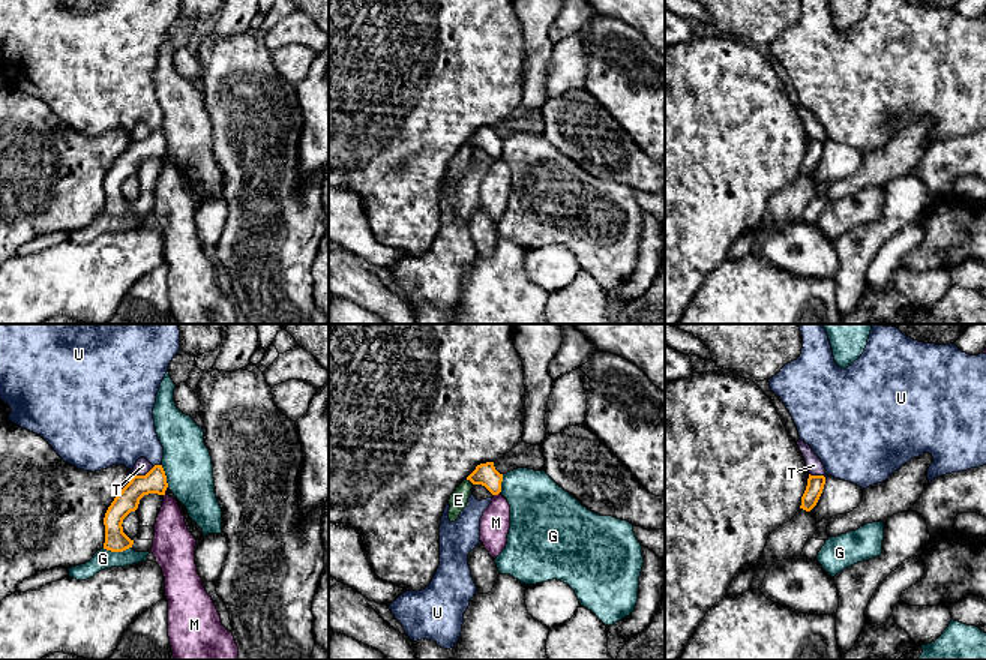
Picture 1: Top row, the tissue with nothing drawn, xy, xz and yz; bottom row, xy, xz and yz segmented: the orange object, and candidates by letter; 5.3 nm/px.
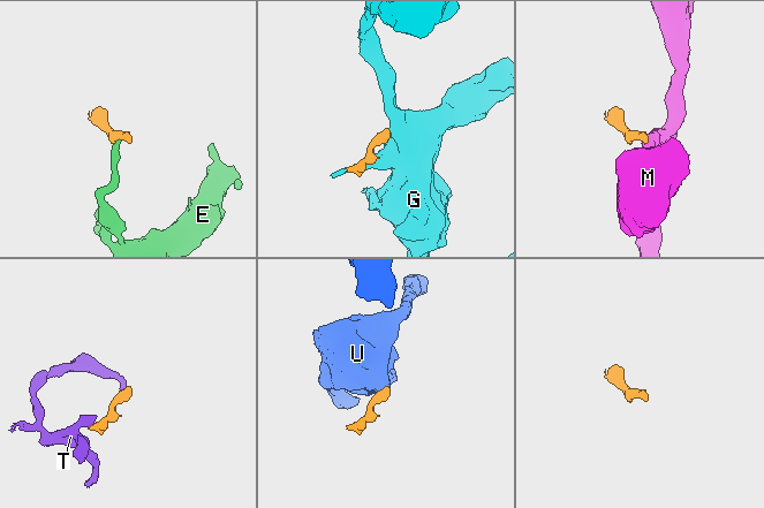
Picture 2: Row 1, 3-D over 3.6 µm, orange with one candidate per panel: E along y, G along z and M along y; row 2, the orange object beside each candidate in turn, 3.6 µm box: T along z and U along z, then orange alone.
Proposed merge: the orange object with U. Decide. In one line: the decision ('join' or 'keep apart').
keep apart

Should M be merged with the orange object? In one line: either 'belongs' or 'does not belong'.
does not belong

